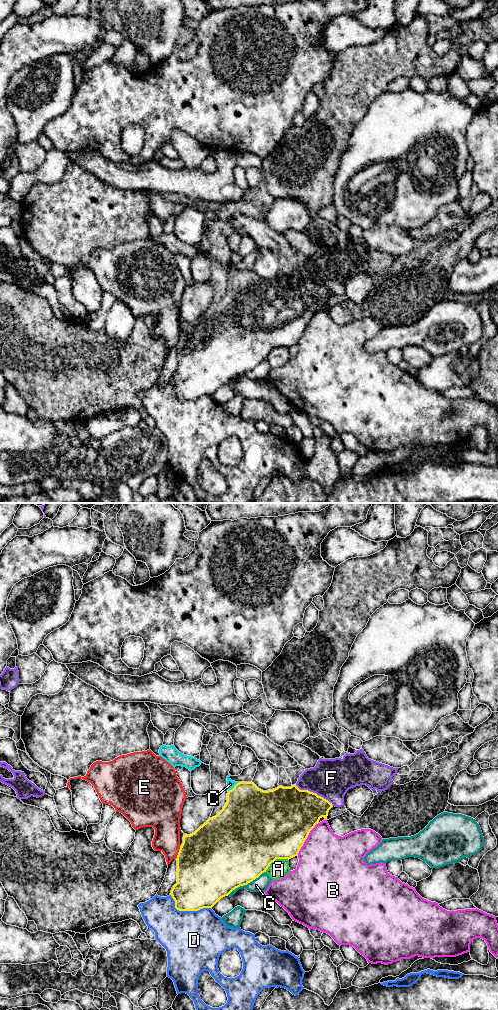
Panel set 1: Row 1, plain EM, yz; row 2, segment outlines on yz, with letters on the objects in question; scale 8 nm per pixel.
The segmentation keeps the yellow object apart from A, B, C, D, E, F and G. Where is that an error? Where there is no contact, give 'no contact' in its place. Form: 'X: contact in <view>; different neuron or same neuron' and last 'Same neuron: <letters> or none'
A: contact in yz; different neuron
B: contact in yz; different neuron
C: contact in yz; same neuron
D: contact in yz; different neuron
E: contact in yz; different neuron
F: contact in yz; different neuron
G: contact in yz; different neuron
Same neuron: C

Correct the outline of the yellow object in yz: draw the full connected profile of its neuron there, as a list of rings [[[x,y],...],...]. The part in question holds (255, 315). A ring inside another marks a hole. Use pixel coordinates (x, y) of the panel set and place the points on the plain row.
[[[227,264],[227,290],[223,297],[194,321],[184,322],[183,331],[177,343],[177,371],[170,383],[179,399],[198,399],[212,396],[221,386],[233,378],[247,373],[262,361],[276,347],[291,347],[298,341],[310,319],[324,305],[327,307],[332,291],[308,278],[300,278],[296,273],[278,274],[273,278],[263,279],[253,270],[235,270]]]

